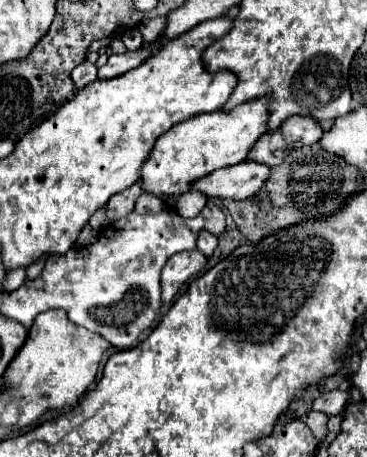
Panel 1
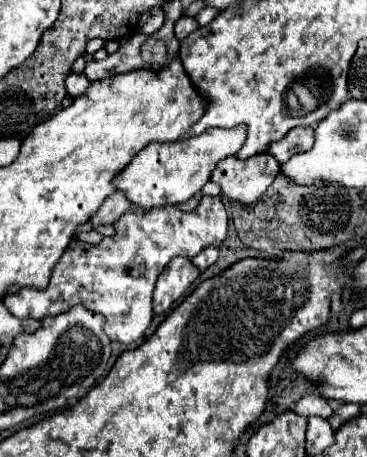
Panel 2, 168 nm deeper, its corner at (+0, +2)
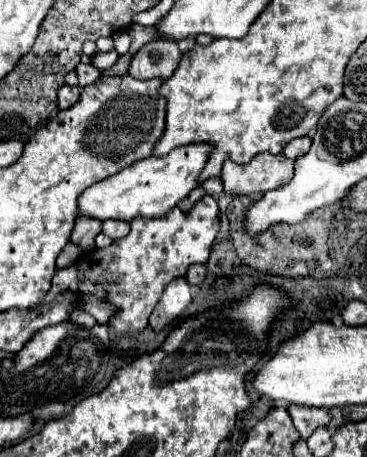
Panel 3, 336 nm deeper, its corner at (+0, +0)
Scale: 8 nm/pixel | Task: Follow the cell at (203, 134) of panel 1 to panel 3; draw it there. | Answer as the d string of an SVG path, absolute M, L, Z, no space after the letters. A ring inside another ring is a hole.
M185 145L169 151L165 157L149 157L125 167L117 175L87 187L79 199L79 215L89 219L119 219L131 221L135 217L161 217L171 211L181 199L197 187L197 177L205 167L205 161L211 153L209 145Z

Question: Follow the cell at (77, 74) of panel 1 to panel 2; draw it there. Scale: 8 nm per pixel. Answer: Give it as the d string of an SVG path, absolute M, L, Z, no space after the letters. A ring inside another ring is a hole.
M71 73L65 83L67 83L67 93L71 97L77 97L77 95L85 93L85 89L89 87L89 79L85 77L85 73Z

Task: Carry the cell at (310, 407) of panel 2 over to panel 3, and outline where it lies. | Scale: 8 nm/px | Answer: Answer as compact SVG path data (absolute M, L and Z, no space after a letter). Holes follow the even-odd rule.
M289 405L287 407L293 425L297 427L297 431L301 433L303 439L307 439L317 427L327 427L331 421L331 415L327 409L317 409L317 407L297 407L297 405Z

